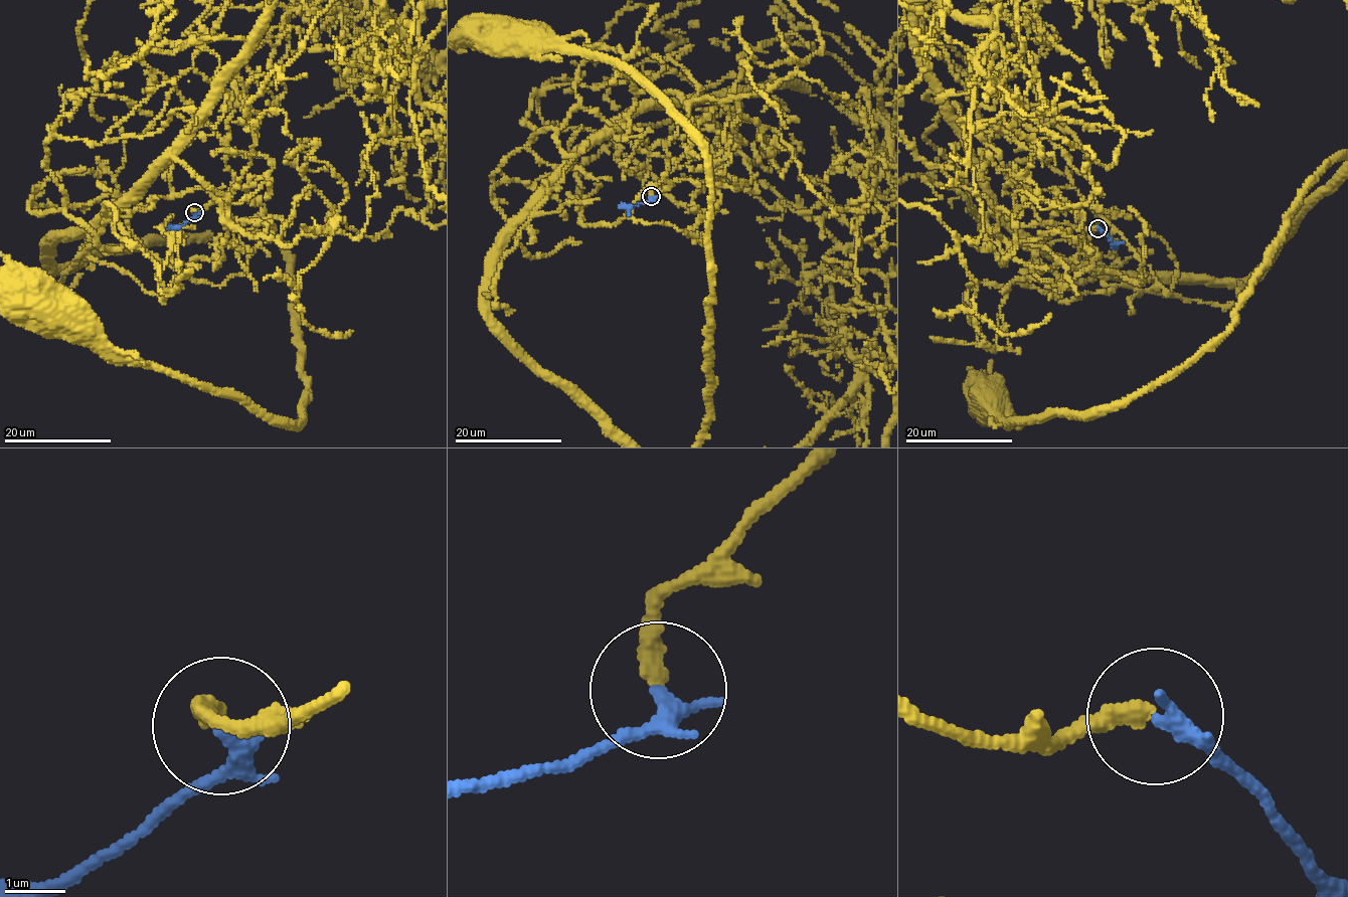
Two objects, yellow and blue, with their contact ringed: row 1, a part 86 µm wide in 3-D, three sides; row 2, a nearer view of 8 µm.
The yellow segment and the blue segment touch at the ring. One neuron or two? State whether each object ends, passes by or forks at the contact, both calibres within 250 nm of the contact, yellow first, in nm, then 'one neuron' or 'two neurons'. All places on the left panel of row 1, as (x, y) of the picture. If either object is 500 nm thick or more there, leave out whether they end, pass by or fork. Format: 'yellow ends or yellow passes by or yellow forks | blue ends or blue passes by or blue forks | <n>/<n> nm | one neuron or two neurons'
yellow ends | blue passes by | 320/220 nm | one neuron

